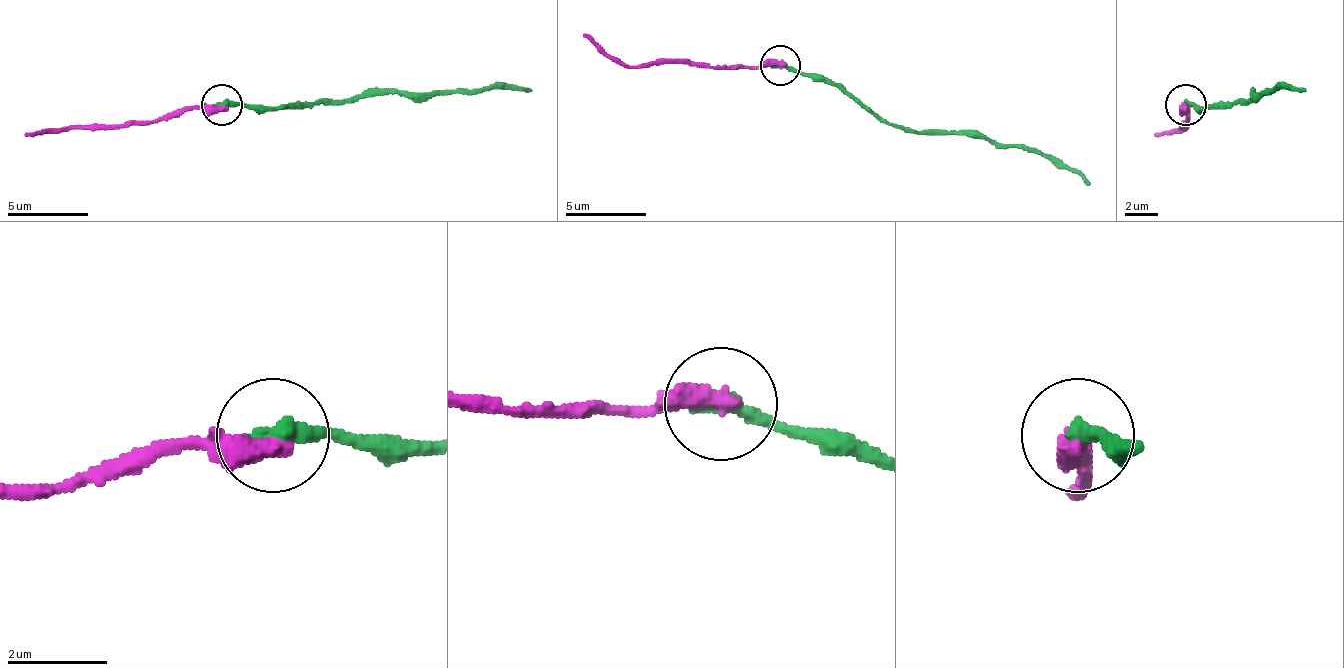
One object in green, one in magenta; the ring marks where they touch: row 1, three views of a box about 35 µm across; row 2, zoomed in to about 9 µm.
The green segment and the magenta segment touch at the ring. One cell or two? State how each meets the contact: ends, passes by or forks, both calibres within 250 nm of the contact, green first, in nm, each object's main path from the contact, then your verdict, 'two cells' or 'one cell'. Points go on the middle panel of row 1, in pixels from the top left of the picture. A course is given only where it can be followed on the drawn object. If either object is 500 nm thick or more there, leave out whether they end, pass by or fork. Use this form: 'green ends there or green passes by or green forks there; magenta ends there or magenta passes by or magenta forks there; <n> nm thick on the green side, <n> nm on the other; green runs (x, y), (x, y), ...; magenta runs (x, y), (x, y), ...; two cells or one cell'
green ends there; magenta ends there; 360 nm thick on the green side, 480 nm on the other; green runs (781, 64), (842, 84), (883, 121), (919, 133), (984, 133), (1000, 145), (1029, 145), (1057, 157), (1089, 186); magenta runs (781, 64), (733, 68), (680, 64), (623, 68), (583, 35); one cell

